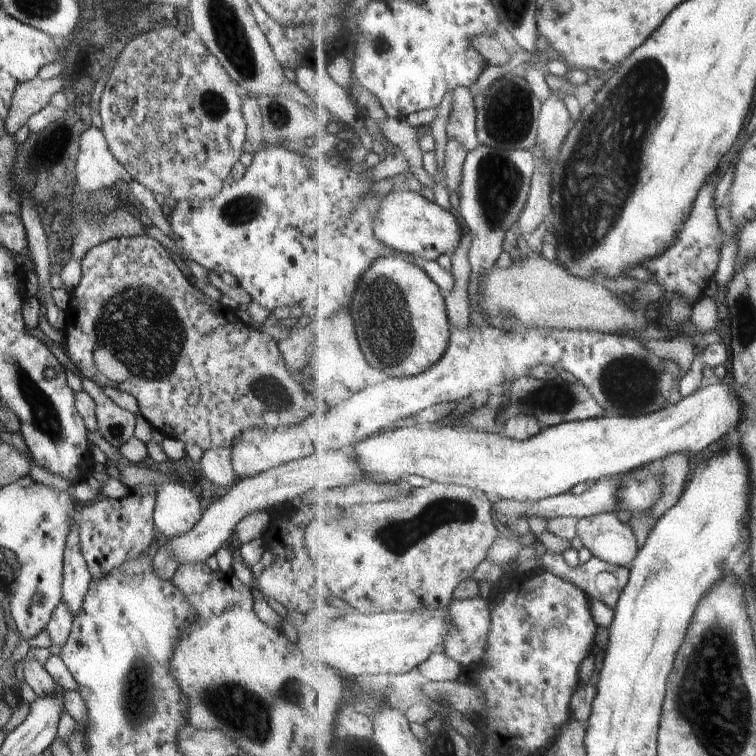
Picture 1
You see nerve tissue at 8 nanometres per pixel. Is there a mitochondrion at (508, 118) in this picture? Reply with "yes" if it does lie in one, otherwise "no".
yes

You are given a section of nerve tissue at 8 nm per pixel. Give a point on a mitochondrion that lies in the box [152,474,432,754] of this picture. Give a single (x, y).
(239, 709)

